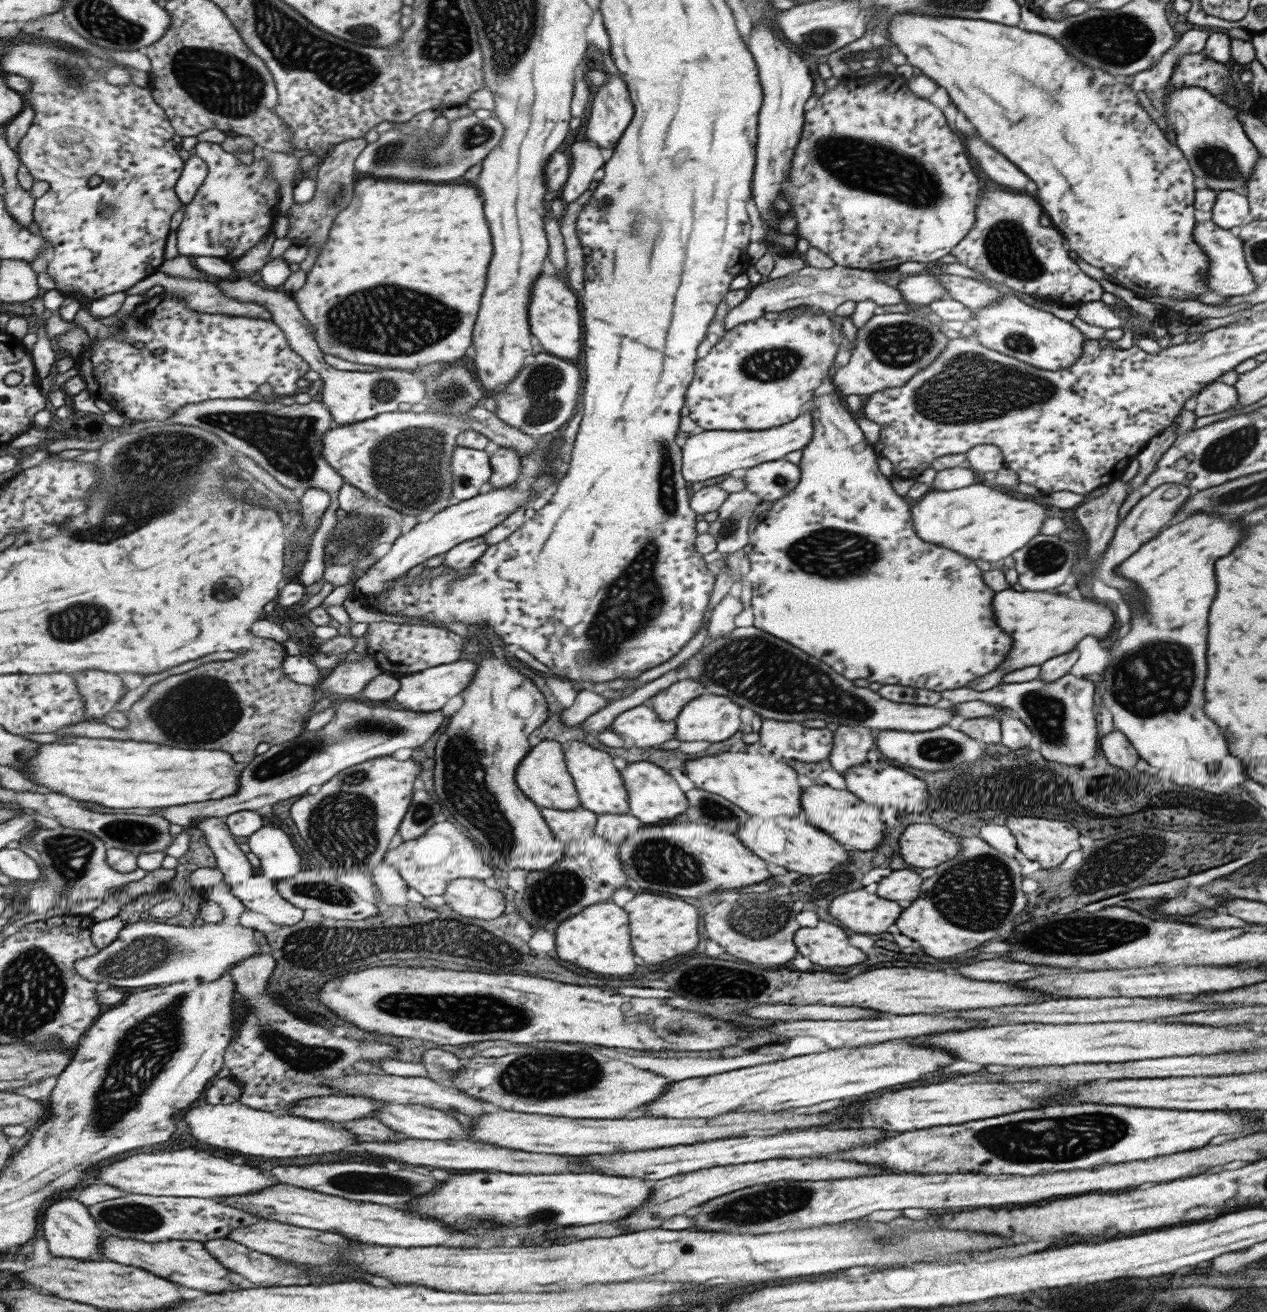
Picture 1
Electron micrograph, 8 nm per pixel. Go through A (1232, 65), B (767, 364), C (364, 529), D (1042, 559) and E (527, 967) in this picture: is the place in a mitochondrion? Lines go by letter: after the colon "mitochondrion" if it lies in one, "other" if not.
A: other
B: mitochondrion
C: mitochondrion
D: mitochondrion
E: other

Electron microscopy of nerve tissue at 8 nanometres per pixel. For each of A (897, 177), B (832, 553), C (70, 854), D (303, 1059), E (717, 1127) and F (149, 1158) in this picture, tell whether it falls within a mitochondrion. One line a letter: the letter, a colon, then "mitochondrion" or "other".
A: mitochondrion
B: mitochondrion
C: mitochondrion
D: mitochondrion
E: other
F: other

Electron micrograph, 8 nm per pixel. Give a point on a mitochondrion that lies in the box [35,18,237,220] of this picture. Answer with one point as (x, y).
(70, 72)

